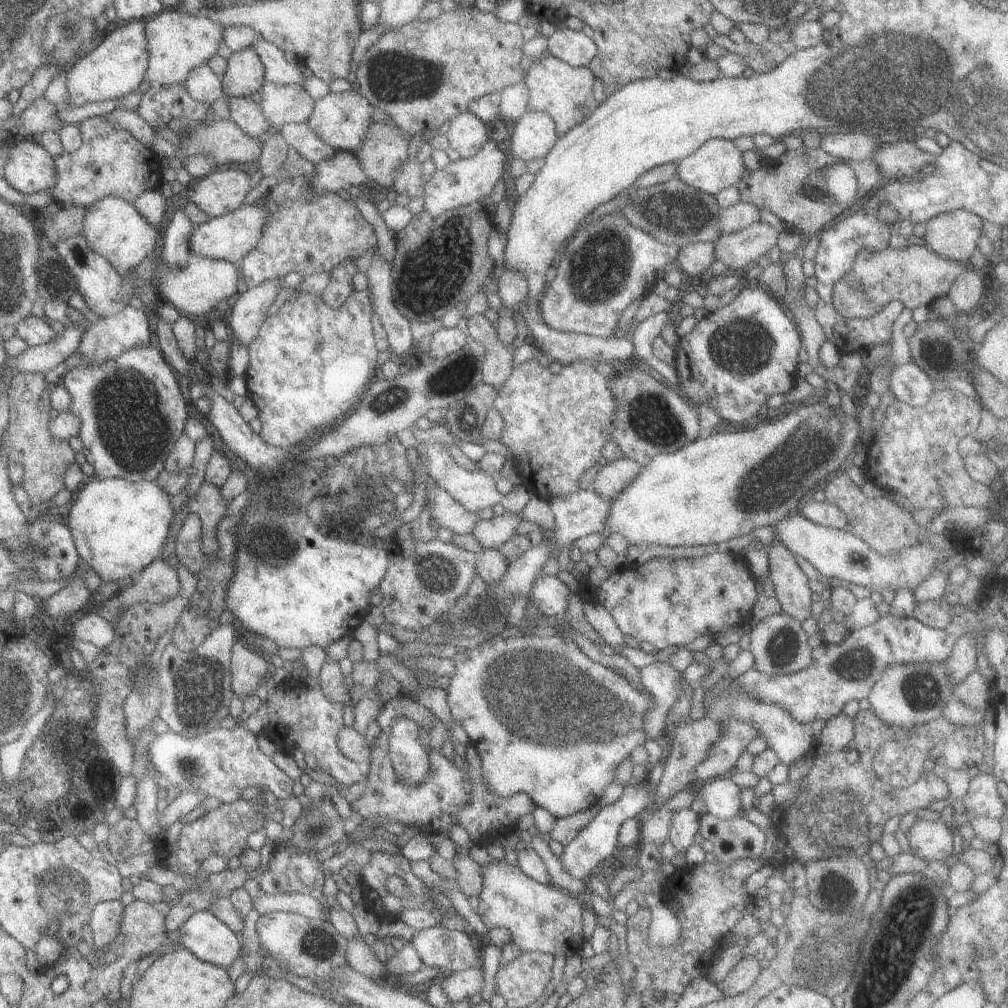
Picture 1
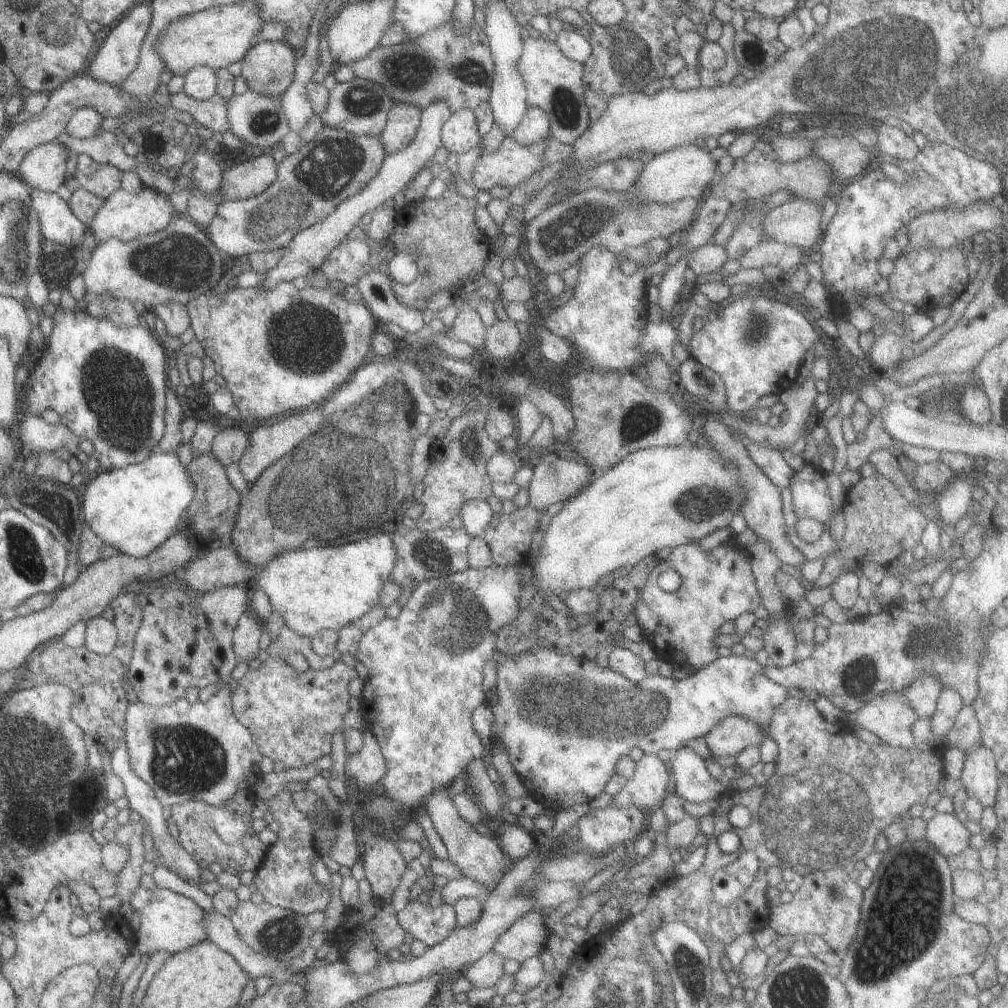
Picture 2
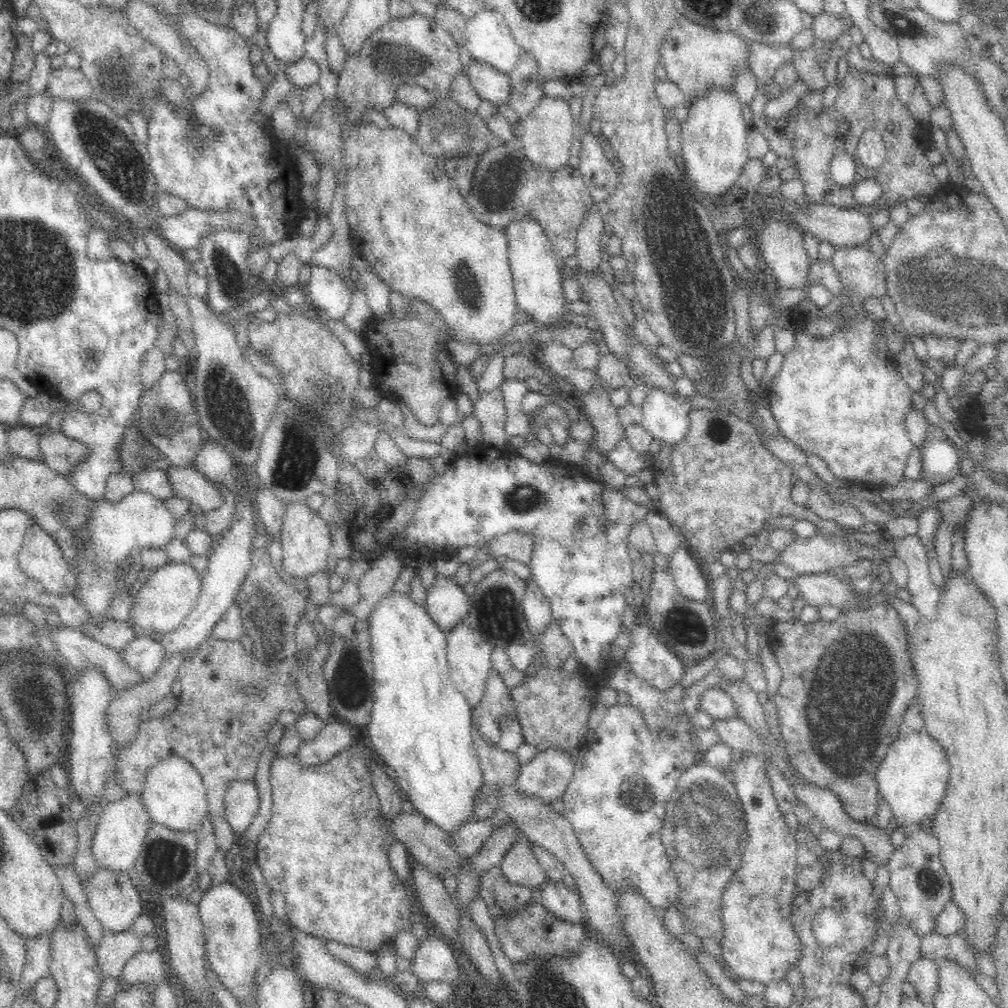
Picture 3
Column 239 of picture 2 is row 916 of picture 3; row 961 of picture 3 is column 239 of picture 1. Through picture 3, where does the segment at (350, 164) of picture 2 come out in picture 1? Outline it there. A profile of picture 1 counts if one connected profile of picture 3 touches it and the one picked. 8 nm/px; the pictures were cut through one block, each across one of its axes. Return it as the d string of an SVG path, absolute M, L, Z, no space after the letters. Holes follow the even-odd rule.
M259 202L259 204L241 204L227 214L208 218L191 230L191 234L187 238L188 250L193 256L223 259L231 264L238 264L239 260L258 242L267 216L269 213L265 208L265 203Z

